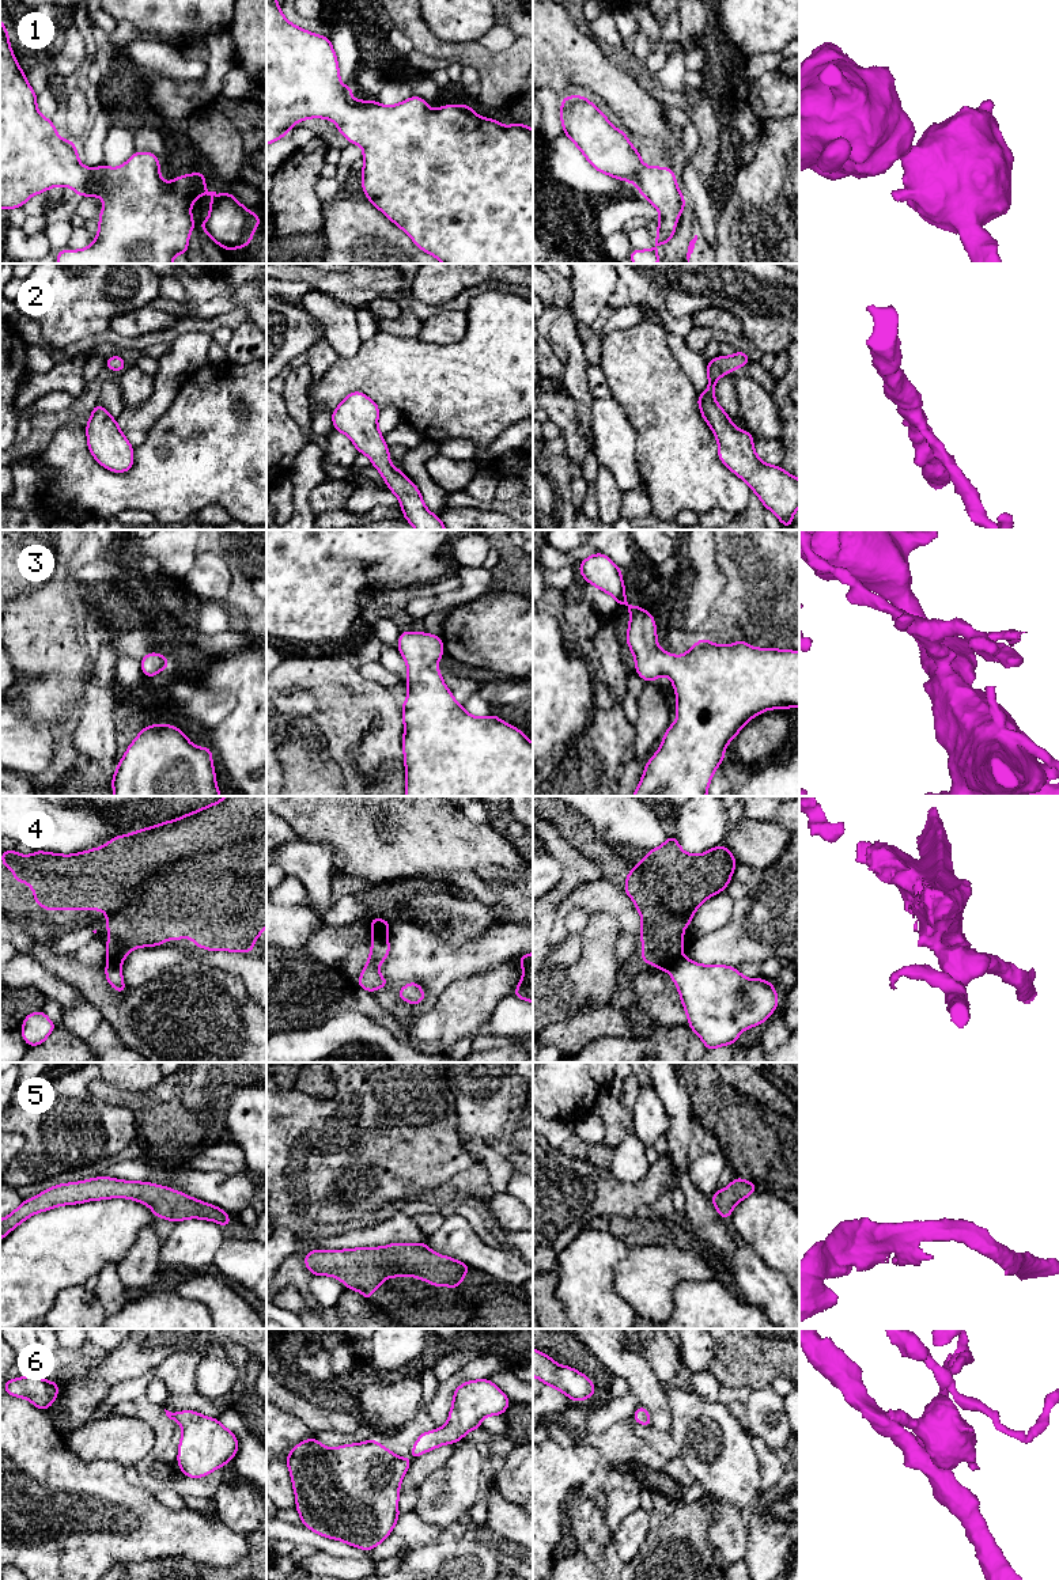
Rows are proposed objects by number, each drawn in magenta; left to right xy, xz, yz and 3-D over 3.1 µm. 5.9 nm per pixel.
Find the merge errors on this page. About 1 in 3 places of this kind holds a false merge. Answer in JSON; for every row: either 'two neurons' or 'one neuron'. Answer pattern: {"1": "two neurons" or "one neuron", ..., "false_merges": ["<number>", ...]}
{"1": "one neuron", "2": "one neuron", "3": "one neuron", "4": "two neurons", "5": "one neuron", "6": "one neuron", "false_merges": ["4"]}

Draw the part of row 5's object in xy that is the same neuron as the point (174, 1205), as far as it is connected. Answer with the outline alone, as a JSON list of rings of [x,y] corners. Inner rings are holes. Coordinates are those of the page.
[[[106,1175],[82,1182],[58,1183],[37,1197],[24,1200],[12,1213],[0,1220],[0,1240],[30,1216],[60,1205],[83,1204],[87,1201],[129,1198],[145,1204],[158,1219],[179,1223],[186,1219],[201,1219],[219,1223],[223,1228],[231,1219],[219,1206],[192,1198],[174,1189],[147,1181],[121,1181]]]

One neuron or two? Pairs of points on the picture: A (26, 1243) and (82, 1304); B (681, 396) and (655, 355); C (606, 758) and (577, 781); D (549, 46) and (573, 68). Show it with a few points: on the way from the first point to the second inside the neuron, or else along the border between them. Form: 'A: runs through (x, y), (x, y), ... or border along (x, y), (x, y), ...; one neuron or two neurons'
A: border along (82, 1285), (64, 1288), (46, 1313); two neurons
B: runs through (672, 386), (655, 370), (655, 364); one neuron
C: runs through (600, 760), (583, 776); one neuron
D: runs through (555, 52), (567, 63); one neuron

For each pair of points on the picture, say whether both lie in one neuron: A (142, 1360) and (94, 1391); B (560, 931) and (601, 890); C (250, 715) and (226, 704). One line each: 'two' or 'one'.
A: one
B: one
C: two

